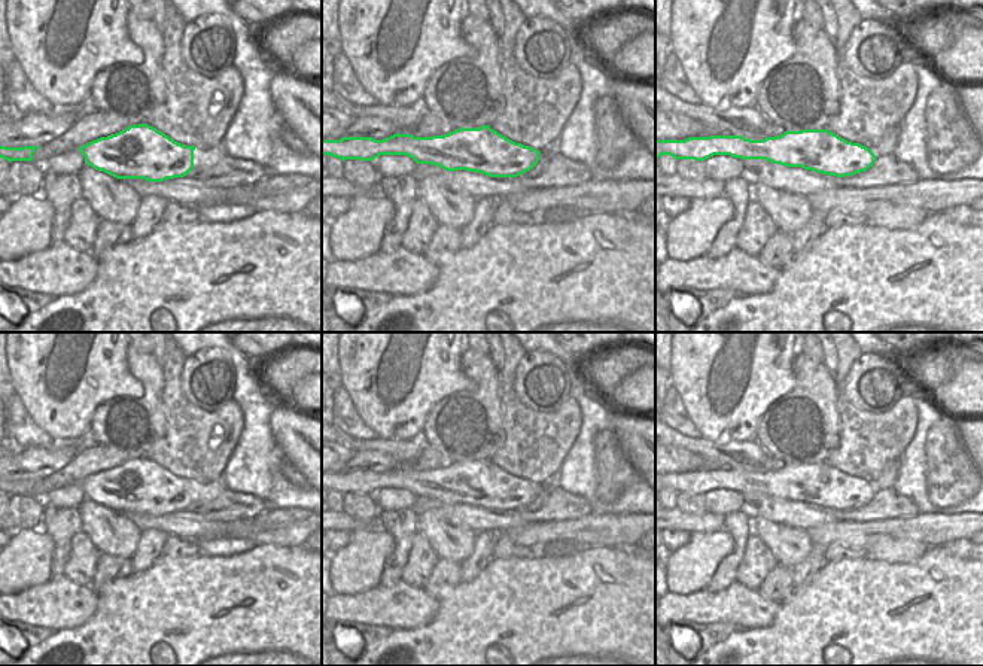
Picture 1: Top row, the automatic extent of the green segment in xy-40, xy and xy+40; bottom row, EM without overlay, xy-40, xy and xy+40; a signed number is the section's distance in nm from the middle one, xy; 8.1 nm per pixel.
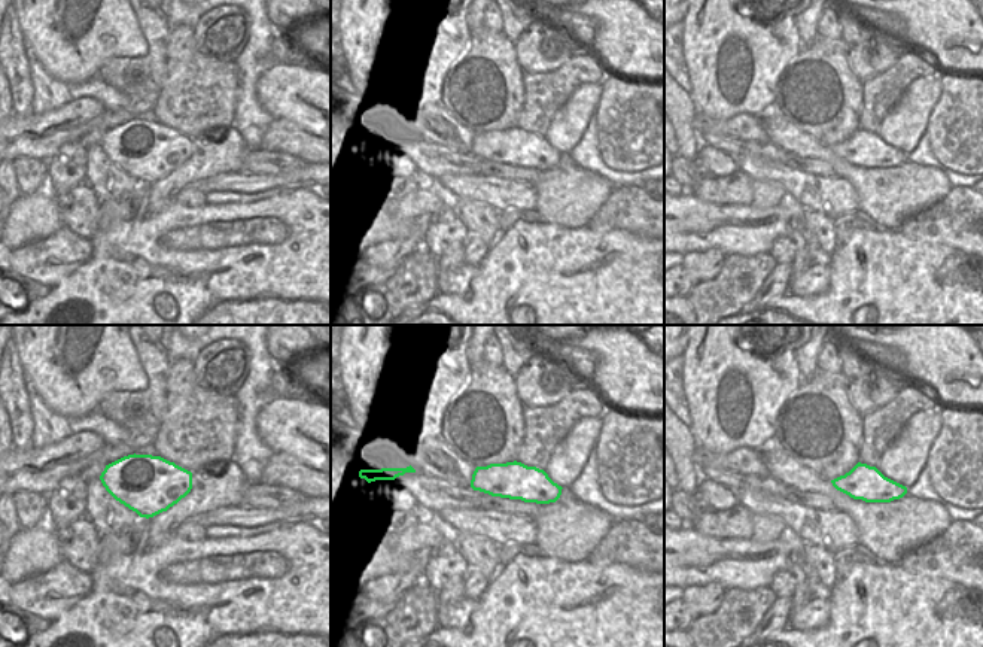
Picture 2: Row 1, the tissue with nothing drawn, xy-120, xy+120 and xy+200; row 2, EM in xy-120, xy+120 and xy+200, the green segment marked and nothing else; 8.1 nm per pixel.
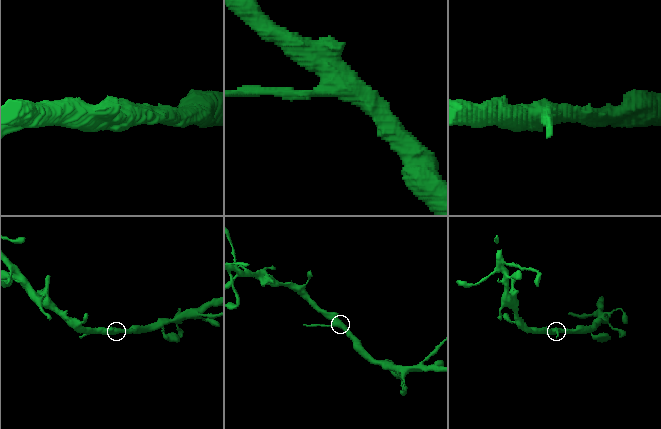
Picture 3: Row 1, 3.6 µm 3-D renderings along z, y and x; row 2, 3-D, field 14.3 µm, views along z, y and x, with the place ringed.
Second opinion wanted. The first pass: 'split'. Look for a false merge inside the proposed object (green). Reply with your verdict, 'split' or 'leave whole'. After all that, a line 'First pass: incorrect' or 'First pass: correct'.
split
First pass: correct

